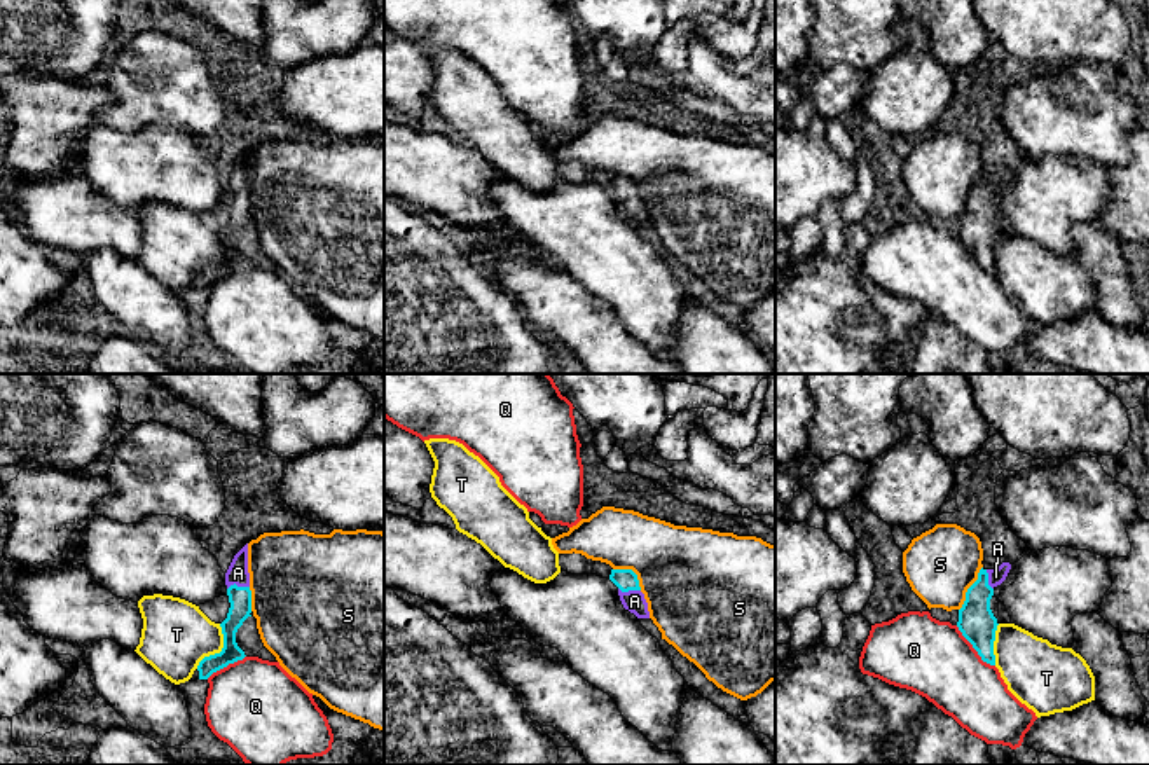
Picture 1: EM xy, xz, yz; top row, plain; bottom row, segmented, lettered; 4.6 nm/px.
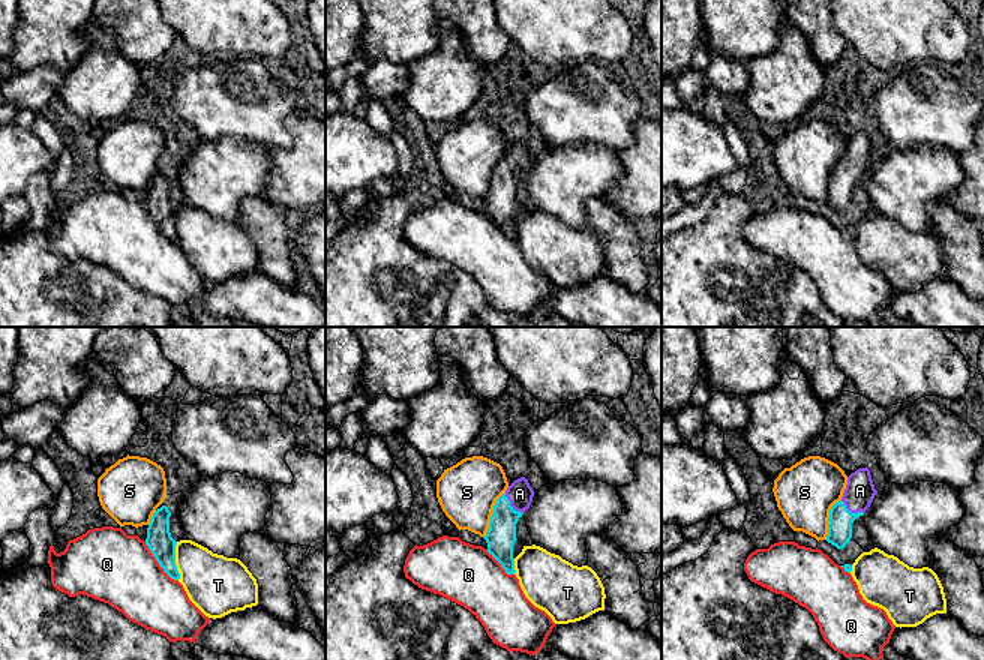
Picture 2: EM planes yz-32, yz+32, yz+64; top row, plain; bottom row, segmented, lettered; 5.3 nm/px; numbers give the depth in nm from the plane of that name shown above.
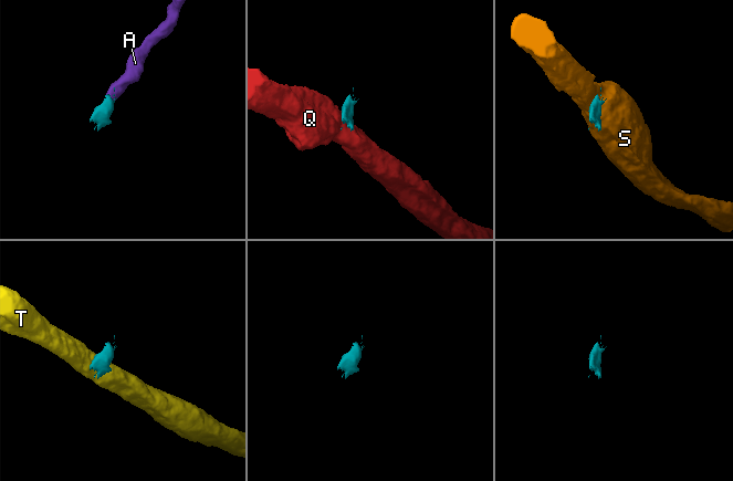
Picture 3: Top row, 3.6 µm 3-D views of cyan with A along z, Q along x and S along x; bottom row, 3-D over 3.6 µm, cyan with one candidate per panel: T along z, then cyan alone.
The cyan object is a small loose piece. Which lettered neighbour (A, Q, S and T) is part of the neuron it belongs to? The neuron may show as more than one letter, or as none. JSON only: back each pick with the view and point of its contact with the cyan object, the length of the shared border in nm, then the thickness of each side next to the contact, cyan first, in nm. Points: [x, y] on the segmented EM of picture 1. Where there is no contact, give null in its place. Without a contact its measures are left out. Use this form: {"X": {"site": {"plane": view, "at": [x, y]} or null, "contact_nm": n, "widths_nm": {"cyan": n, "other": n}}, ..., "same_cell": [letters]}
{"A": {"site": {"plane": "xy", "at": [236, 585]}, "contact_nm": 110, "widths_nm": {"cyan": 110, "other": 100}}, "same_cell": ["A"]}

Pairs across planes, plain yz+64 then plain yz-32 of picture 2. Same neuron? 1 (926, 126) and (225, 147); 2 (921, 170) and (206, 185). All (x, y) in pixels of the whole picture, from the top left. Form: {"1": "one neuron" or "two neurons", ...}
{"1": "two neurons", "2": "one neuron"}

